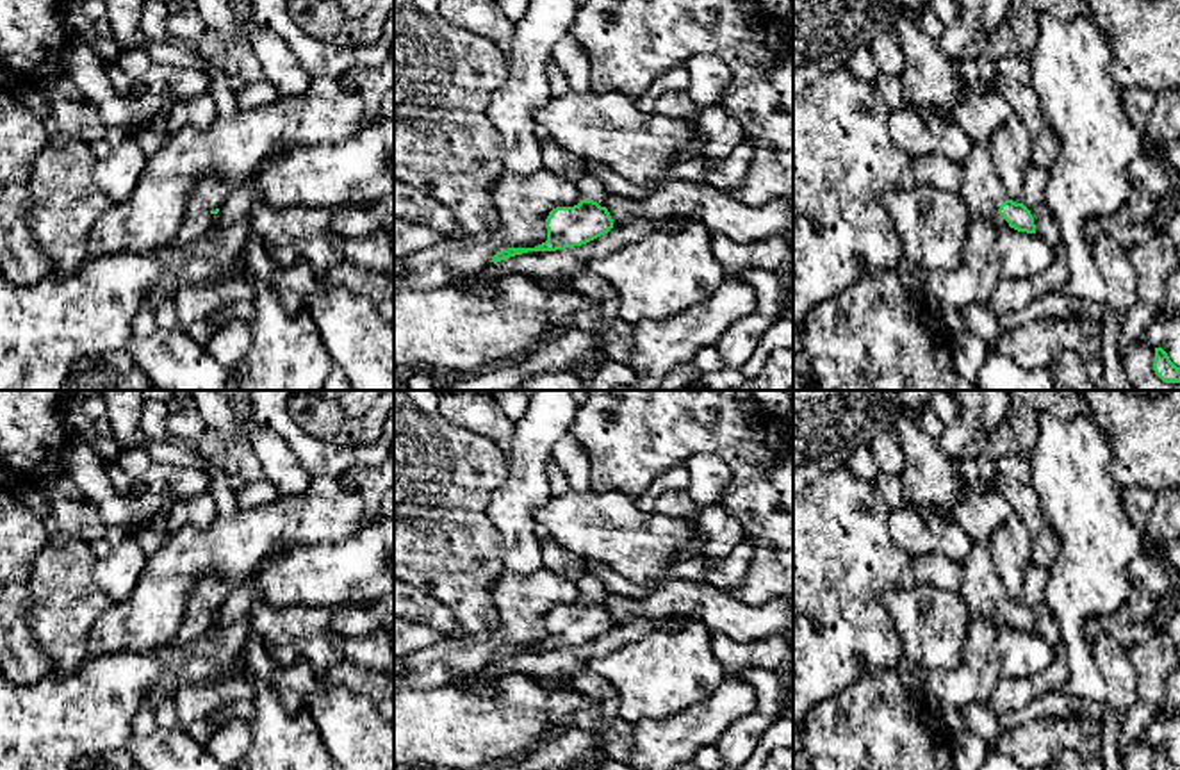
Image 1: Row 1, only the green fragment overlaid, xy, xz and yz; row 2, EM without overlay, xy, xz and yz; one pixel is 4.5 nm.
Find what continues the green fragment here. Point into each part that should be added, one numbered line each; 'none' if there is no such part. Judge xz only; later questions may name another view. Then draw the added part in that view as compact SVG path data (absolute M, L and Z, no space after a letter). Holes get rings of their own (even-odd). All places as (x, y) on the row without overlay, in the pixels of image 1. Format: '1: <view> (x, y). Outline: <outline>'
1: xz (590, 587). Outline: M583 572L581 578L576 581L581 599L594 599L601 606L608 602L608 592L602 581L594 572Z

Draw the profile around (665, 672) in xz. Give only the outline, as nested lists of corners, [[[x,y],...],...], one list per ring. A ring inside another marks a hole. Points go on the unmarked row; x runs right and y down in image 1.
[[[693,615],[683,617],[677,627],[656,629],[629,642],[586,668],[606,679],[617,692],[619,715],[636,724],[643,718],[670,718],[704,702],[727,679],[711,649],[711,631]]]

